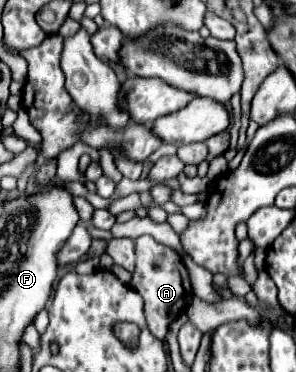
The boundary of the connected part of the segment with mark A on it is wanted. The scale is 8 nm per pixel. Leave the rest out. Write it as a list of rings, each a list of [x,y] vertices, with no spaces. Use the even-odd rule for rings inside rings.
[[[144,234],[136,238],[136,270],[132,272],[132,282],[130,286],[144,298],[144,312],[146,312],[146,326],[148,330],[164,340],[168,326],[172,320],[178,318],[182,310],[192,300],[192,286],[190,286],[190,276],[188,270],[180,258],[178,252],[172,248],[156,242],[152,236]]]

